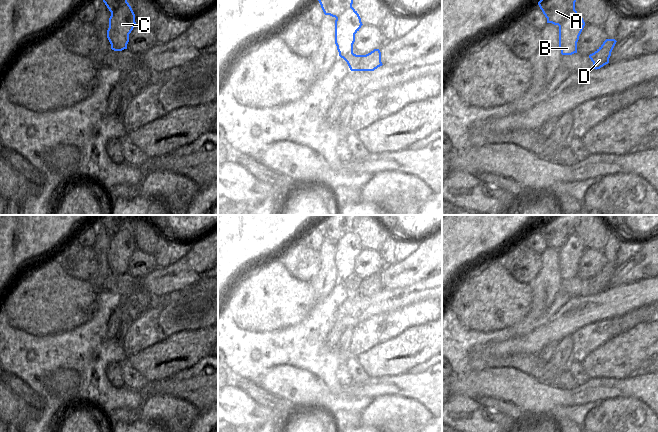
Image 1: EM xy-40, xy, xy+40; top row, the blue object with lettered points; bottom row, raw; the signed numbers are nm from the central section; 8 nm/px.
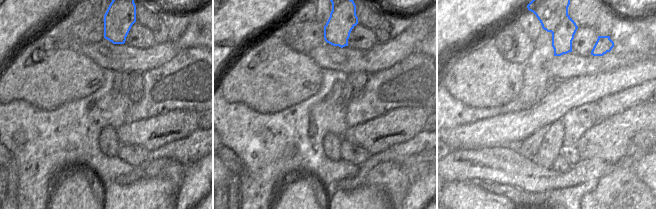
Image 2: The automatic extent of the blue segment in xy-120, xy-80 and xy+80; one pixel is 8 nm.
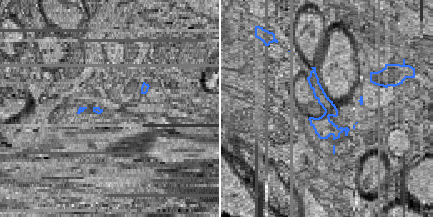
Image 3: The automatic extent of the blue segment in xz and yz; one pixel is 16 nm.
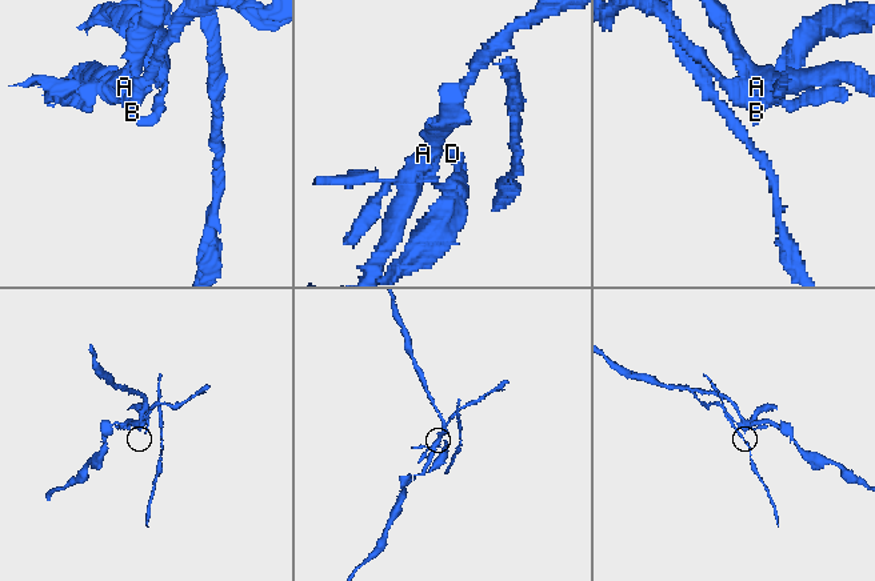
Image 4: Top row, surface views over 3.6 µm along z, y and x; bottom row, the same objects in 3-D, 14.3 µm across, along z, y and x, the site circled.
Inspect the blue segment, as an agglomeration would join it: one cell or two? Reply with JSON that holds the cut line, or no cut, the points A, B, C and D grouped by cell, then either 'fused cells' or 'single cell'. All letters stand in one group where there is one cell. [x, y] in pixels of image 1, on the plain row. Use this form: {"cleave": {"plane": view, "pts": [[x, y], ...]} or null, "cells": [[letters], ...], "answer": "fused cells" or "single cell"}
{"cleave": {"plane": "xy", "pts": [[353, 277], [349, 280], [341, 281]]}, "cells": [["A", "B", "C"], ["D"]], "answer": "fused cells"}

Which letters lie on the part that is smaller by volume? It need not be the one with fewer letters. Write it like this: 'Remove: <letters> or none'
Remove: D.

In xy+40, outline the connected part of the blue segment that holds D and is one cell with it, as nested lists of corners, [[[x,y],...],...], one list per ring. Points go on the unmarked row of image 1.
[[[606,263],[594,277],[589,279],[594,293],[600,293],[609,287],[609,282],[616,266],[615,263]]]

